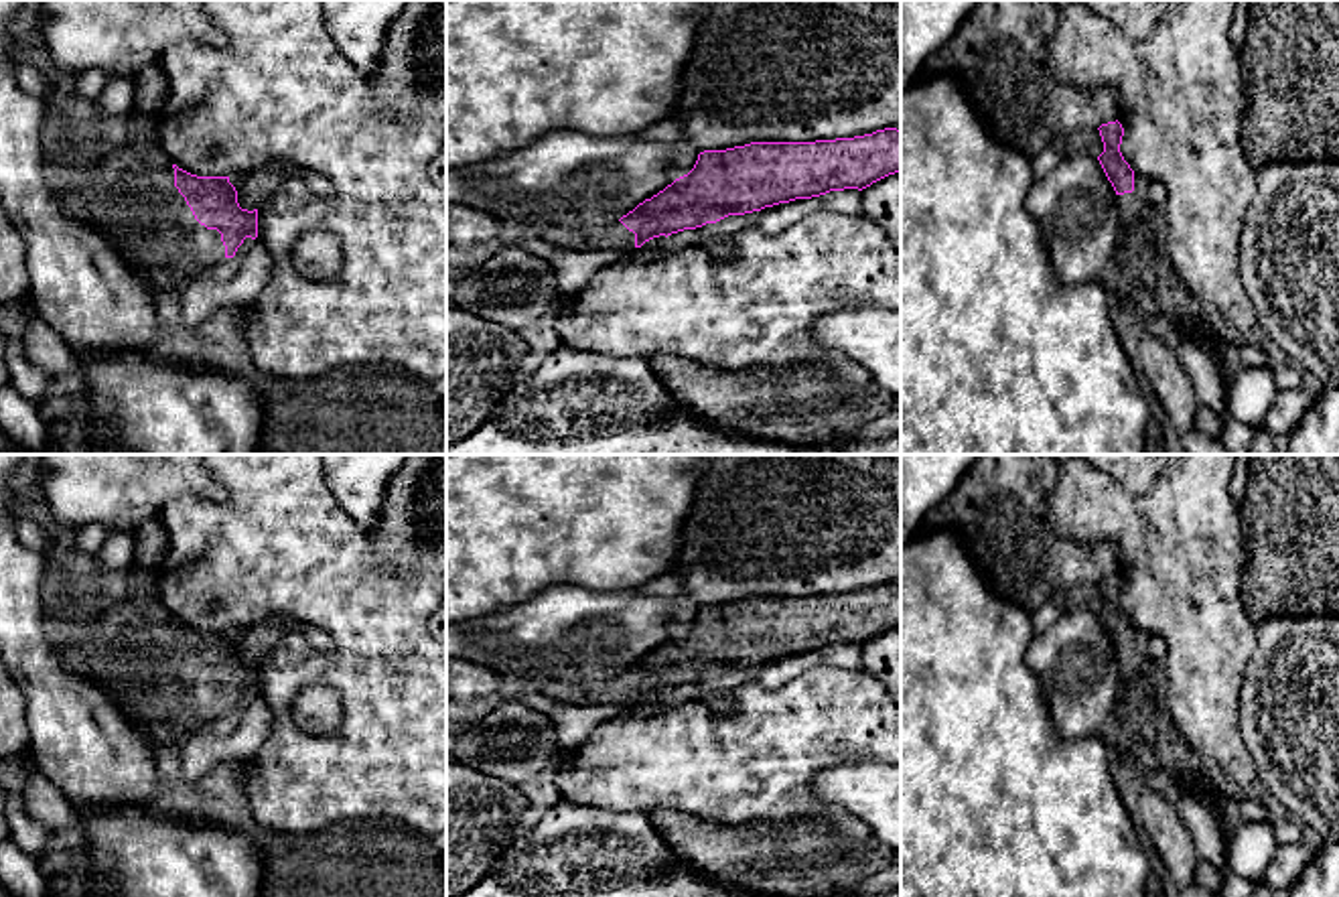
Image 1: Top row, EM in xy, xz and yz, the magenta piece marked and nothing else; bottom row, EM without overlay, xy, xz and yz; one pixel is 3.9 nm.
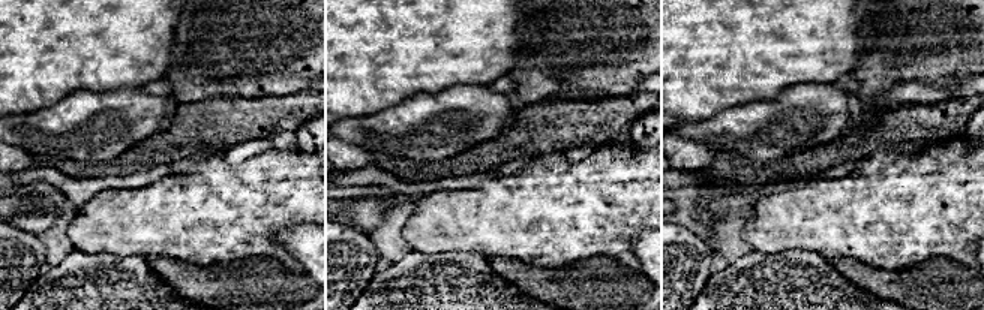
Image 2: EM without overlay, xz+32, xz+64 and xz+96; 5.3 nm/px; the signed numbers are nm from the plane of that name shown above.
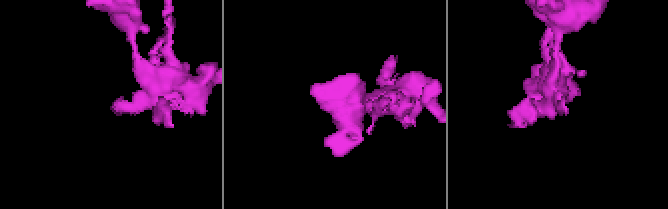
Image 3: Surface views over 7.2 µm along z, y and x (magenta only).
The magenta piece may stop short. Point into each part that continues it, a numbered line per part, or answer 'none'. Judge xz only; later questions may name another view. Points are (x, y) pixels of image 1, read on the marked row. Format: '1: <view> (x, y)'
1: xz (615, 236)

